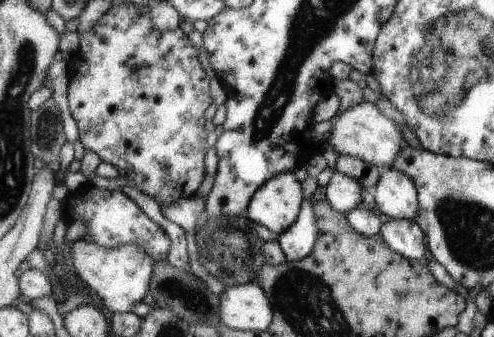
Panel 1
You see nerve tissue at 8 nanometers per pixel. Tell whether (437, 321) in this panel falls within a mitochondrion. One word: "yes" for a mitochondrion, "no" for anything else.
no

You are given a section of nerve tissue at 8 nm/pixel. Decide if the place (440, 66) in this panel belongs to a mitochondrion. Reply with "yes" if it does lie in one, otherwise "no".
yes

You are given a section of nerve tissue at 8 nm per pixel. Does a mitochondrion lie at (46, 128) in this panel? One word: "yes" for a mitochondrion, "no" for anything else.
yes

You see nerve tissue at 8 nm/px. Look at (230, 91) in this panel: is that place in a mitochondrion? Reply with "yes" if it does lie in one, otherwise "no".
no

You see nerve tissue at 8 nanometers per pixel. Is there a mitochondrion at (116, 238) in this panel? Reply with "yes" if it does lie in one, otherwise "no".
no

